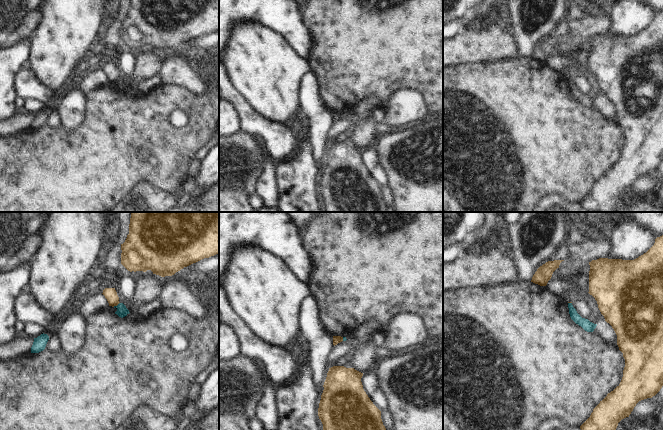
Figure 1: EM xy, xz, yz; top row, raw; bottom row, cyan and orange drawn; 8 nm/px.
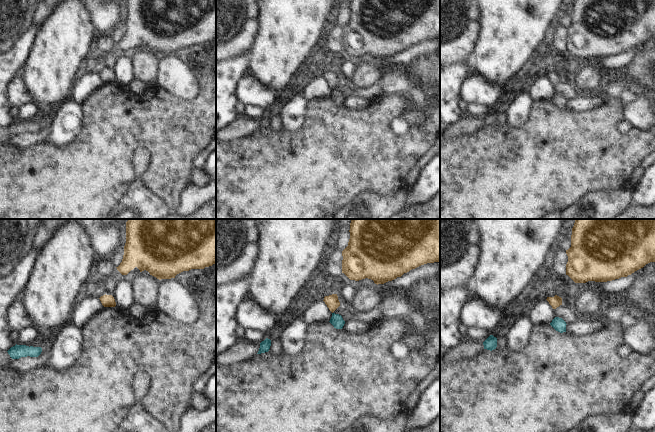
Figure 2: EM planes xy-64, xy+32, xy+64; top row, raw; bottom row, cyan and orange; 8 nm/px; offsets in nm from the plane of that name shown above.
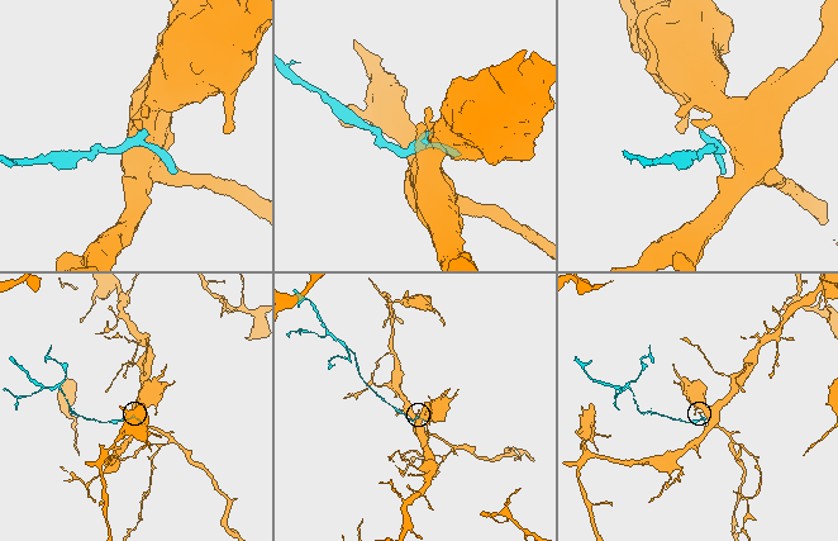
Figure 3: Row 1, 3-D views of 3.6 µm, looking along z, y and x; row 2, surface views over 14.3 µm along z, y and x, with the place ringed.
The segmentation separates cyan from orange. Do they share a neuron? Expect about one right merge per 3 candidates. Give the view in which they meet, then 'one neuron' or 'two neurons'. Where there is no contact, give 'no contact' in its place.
meets cyan in xy; two neurons

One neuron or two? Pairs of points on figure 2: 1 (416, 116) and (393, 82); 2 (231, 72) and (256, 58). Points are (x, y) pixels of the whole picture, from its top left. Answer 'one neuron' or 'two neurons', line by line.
1: one neuron
2: two neurons

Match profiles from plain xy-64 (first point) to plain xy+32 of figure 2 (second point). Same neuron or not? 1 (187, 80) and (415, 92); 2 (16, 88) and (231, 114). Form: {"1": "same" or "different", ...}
{"1": "same", "2": "different"}

